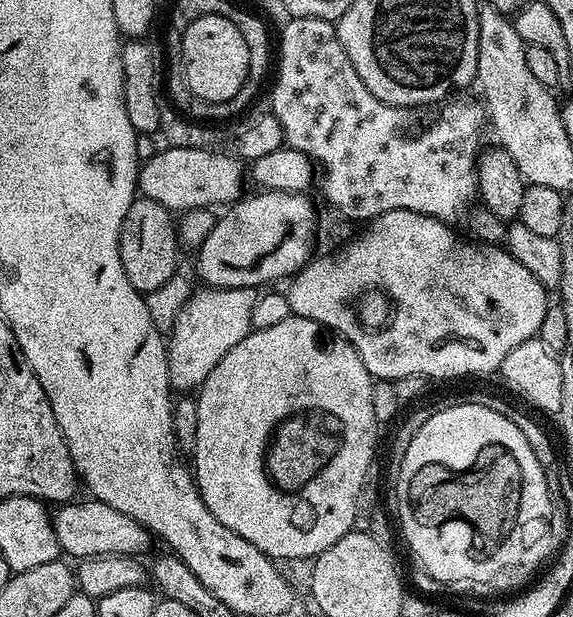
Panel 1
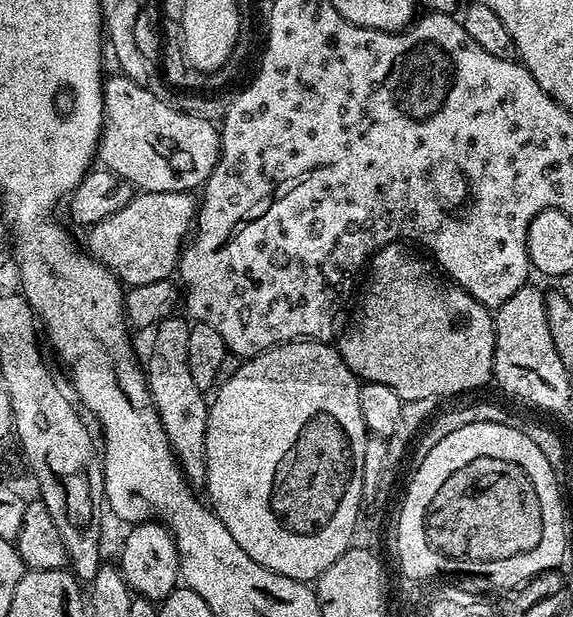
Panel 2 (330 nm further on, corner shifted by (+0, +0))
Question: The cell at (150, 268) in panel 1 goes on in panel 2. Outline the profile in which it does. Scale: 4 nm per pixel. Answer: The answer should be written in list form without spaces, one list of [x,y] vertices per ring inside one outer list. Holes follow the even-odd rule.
[[[176,314],[169,316],[156,325],[151,333],[152,353],[148,356],[148,364],[146,360],[146,379],[152,404],[156,407],[162,430],[176,455],[176,463],[179,464],[184,479],[193,486],[200,486],[206,478],[206,422],[209,401],[202,389],[194,386],[194,378],[190,378],[190,324],[187,319],[179,320],[178,317]]]

